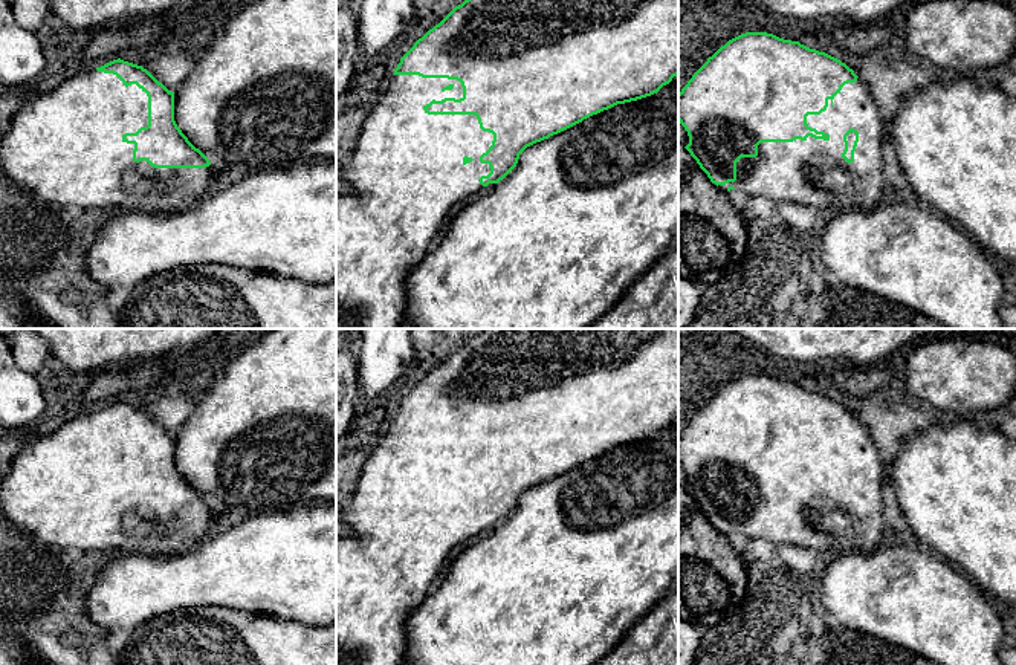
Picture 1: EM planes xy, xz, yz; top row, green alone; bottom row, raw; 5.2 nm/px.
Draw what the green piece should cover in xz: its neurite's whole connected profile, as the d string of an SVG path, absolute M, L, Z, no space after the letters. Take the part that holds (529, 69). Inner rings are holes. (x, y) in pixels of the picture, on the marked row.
M464 0L455 6L400 58L390 86L373 99L350 161L339 164L338 176L351 191L336 194L336 329L399 329L406 307L408 274L438 238L442 223L455 203L503 180L527 147L617 104L651 96L677 75L678 0Z

